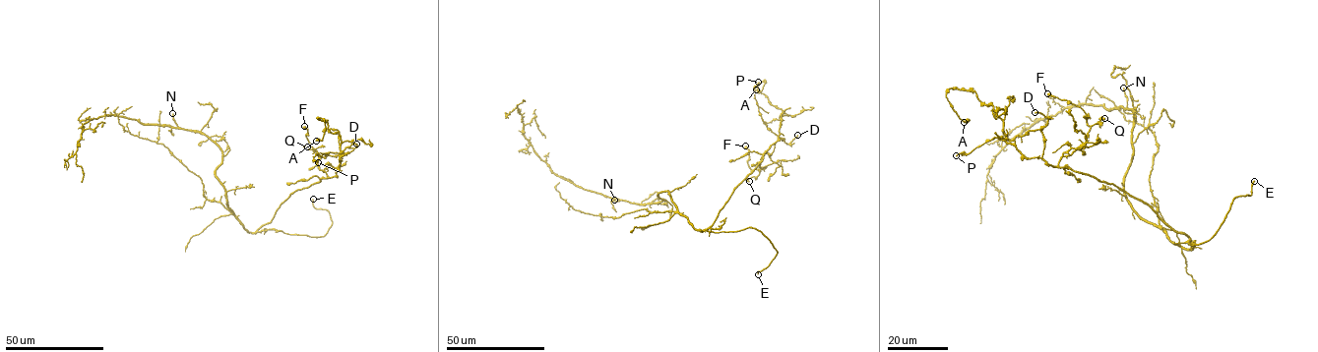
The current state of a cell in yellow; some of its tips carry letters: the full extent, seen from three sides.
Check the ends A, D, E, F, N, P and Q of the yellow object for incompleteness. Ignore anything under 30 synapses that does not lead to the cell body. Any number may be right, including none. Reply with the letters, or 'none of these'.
D, E

